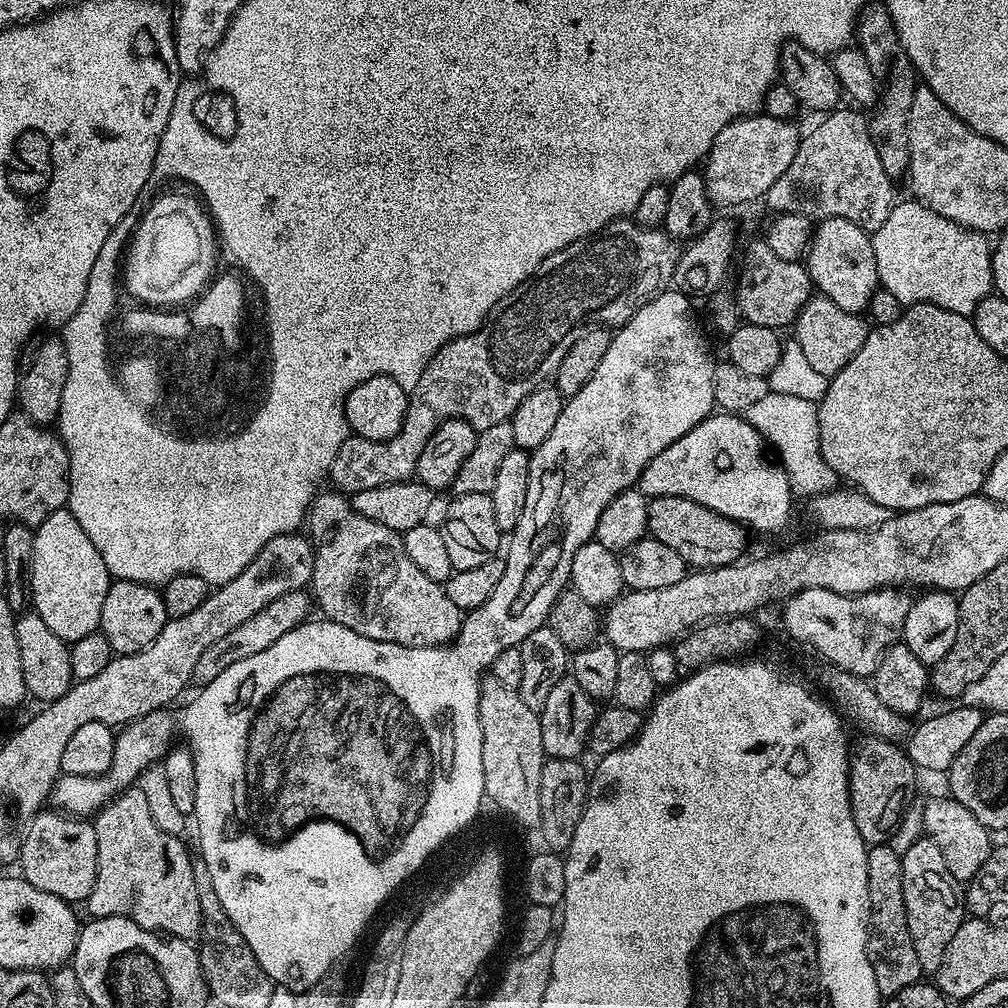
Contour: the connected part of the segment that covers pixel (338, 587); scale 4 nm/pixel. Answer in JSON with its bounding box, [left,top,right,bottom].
[310,490,462,648]

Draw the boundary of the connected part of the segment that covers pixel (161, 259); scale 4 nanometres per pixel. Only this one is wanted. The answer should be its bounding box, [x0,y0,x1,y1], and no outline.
[122,194,218,308]

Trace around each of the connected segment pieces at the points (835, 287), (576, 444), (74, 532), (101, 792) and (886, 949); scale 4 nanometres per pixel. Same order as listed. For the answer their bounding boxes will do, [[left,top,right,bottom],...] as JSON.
[[806,218,880,313],[475,290,717,648],[31,507,110,642],[50,711,173,818],[866,843,922,997]]

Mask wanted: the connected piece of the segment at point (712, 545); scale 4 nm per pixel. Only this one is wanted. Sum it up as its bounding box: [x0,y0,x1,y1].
[648,496,749,570]

